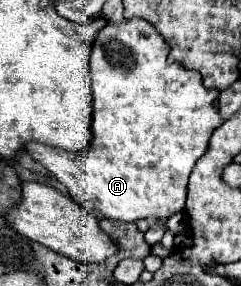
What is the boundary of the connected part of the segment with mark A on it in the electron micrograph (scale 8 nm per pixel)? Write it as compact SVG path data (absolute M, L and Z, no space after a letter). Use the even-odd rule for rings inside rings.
M143 19L109 23L103 27L91 47L91 79L93 79L93 143L89 153L69 153L59 147L29 143L27 153L39 161L55 179L59 179L69 195L87 207L103 213L107 219L139 221L169 219L185 209L187 179L197 159L209 149L211 133L221 127L223 117L213 105L215 89L201 85L197 71L183 65L167 63L169 45L157 29Z

